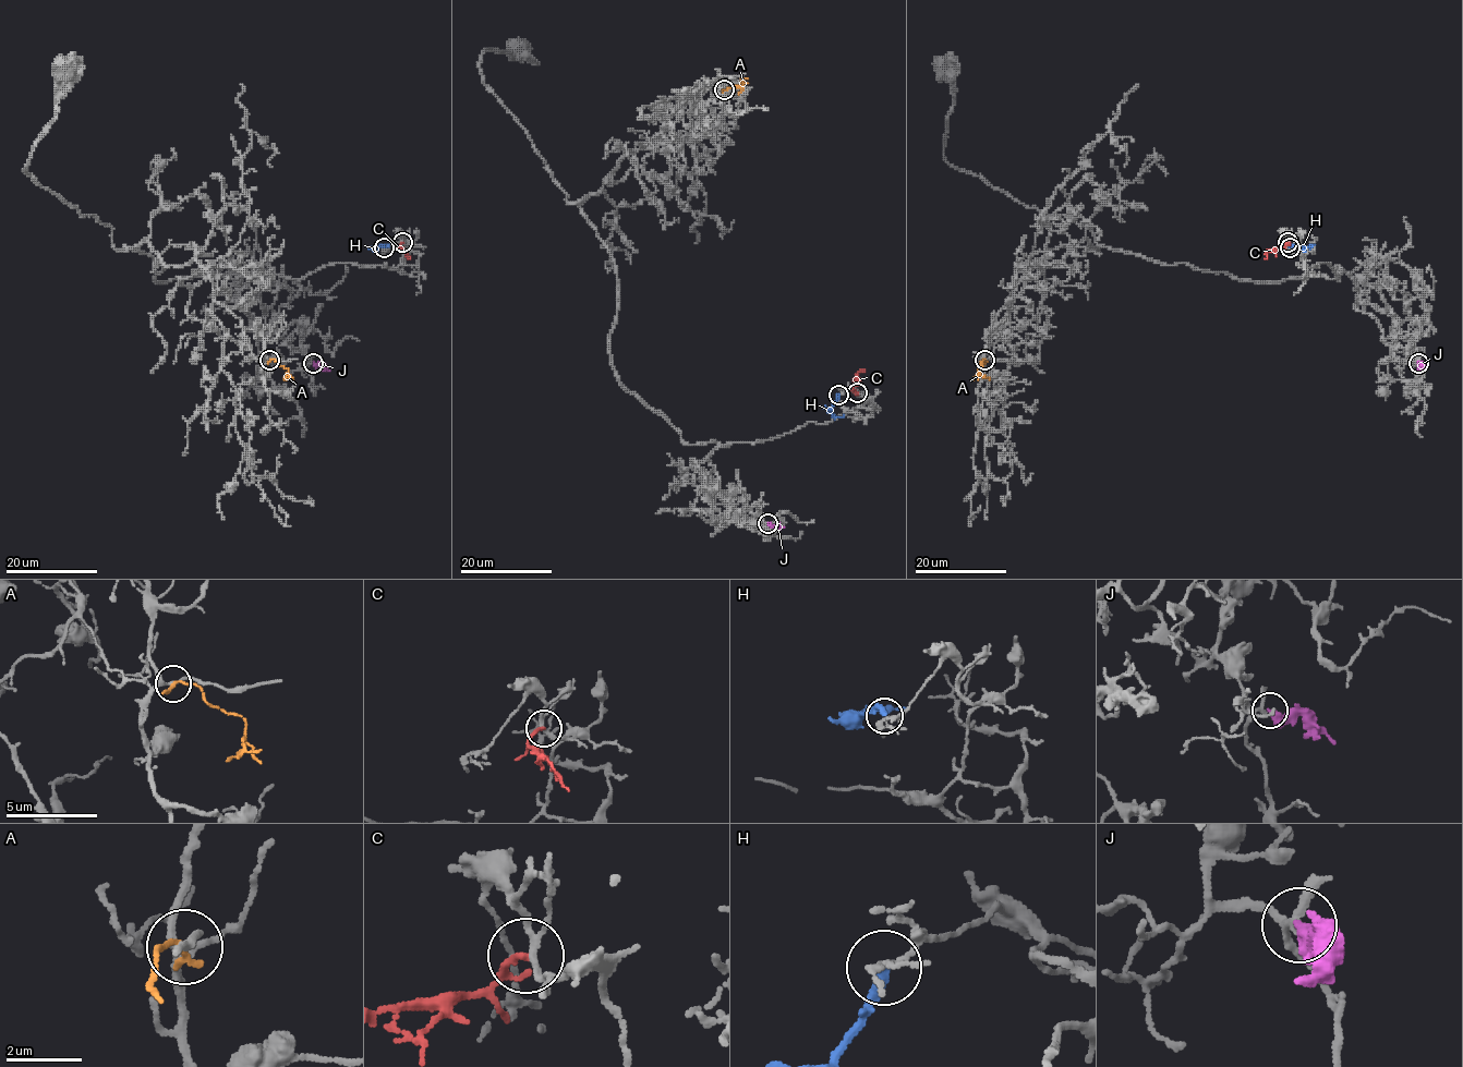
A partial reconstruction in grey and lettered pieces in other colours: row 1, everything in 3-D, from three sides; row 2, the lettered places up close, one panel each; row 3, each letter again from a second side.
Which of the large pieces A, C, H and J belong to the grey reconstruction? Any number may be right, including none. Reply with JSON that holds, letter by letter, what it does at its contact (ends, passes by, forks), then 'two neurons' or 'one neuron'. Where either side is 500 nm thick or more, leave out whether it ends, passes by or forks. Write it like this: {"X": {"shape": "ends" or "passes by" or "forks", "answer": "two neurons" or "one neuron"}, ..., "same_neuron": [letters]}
{"A": {"shape": "ends", "answer": "two neurons"}, "C": {"shape": "passes by", "answer": "two neurons"}, "H": {"shape": "ends", "answer": "two neurons"}, "J": {"shape": "ends", "answer": "two neurons"}, "same_neuron": []}

